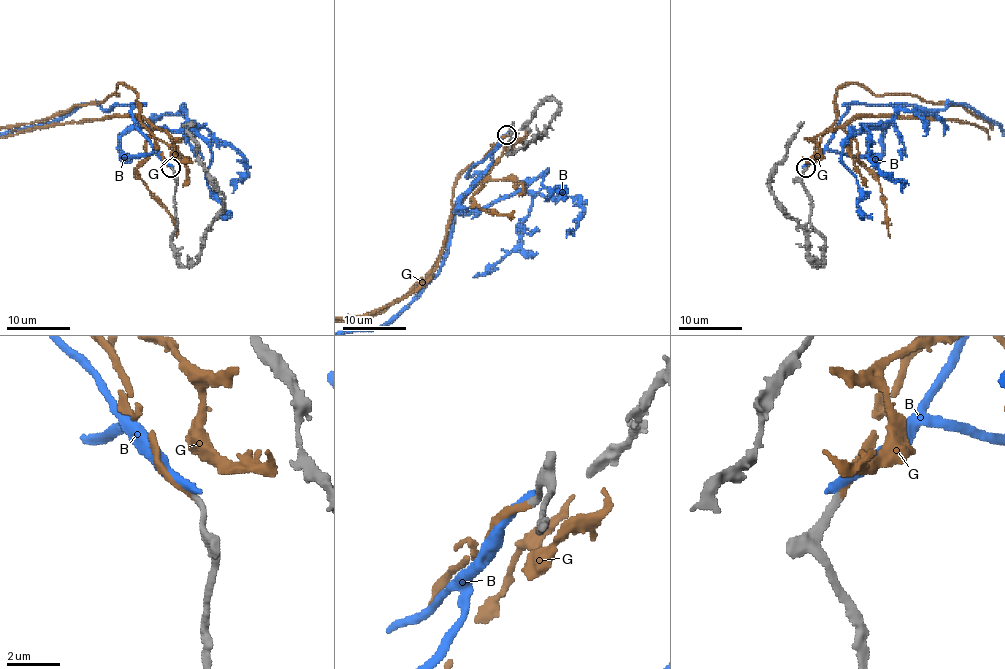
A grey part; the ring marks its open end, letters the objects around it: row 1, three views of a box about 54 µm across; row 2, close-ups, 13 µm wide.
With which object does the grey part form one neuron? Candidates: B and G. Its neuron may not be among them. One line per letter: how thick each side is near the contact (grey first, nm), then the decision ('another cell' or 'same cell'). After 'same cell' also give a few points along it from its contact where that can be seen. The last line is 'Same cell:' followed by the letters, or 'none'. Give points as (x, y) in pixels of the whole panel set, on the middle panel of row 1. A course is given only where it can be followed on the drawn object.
B: 240/340 nm | another cell
G: 280/200 nm | same cell
Same cell: G

